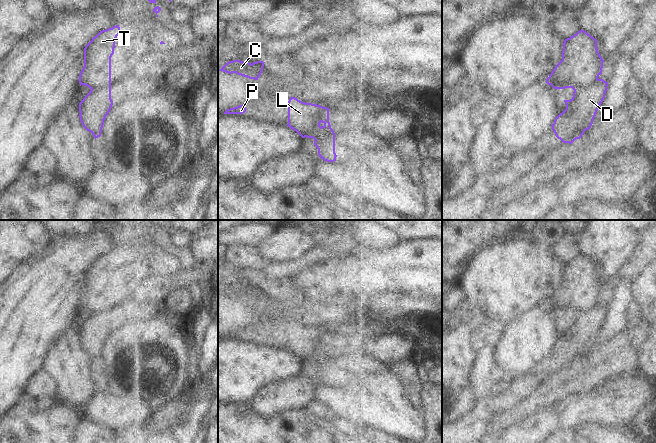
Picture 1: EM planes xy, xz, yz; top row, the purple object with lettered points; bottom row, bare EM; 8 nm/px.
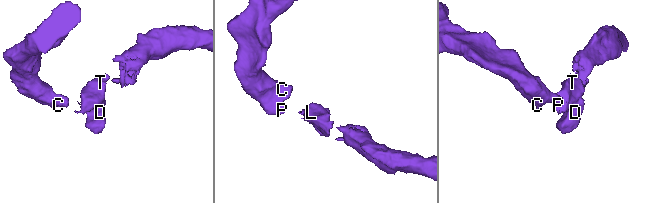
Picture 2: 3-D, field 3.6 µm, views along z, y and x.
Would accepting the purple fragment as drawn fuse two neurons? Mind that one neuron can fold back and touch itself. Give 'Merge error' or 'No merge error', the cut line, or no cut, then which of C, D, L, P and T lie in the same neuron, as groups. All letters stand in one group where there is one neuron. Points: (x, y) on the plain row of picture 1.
Merge error. Split along yz (597, 302), (594, 306), (581, 310), (574, 315). Groups: C L P T / D

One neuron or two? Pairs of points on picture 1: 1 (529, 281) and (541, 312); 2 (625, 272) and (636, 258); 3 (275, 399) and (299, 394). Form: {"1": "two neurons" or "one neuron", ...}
{"1": "two neurons", "2": "one neuron", "3": "one neuron"}

